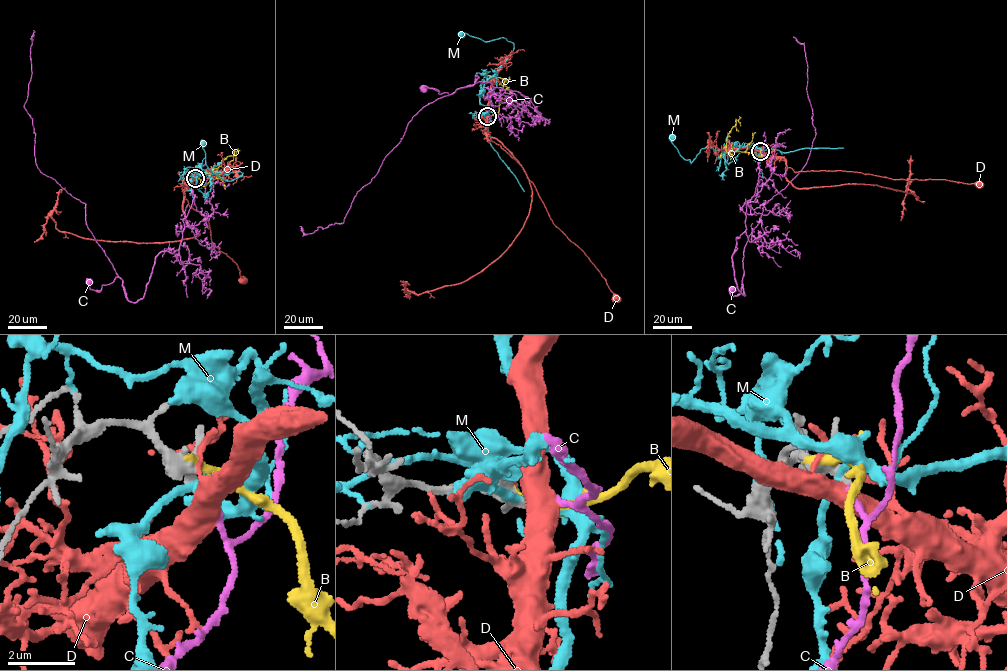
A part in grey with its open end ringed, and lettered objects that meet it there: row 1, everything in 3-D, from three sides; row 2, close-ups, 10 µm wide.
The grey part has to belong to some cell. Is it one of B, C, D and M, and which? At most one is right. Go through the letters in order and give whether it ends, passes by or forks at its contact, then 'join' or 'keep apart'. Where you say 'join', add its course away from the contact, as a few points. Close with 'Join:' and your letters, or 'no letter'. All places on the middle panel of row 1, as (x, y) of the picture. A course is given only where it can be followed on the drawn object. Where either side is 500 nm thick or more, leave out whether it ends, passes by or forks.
B: it ends there; keep apart
C: it ends there; join; it runs (487, 116), (493, 109), (489, 92), (495, 88), (477, 82), (477, 75), (474, 83), (451, 94), (424, 88)
D: it forks there; keep apart
M: it passes by; keep apart
Join: C

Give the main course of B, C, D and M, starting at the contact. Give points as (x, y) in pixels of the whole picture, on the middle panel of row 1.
B: (485, 115), (498, 112), (504, 82), (496, 78), (511, 91)
C: (487, 116), (493, 109), (489, 92), (495, 88), (477, 82), (477, 75), (474, 83), (451, 94), (424, 88)
D: (486, 116), (487, 139), (500, 145), (522, 167), (553, 223), (582, 250), (618, 298)
M: (485, 116), (488, 113), (480, 101), (480, 91), (505, 63), (513, 44), (503, 37), (484, 41), (461, 34)

